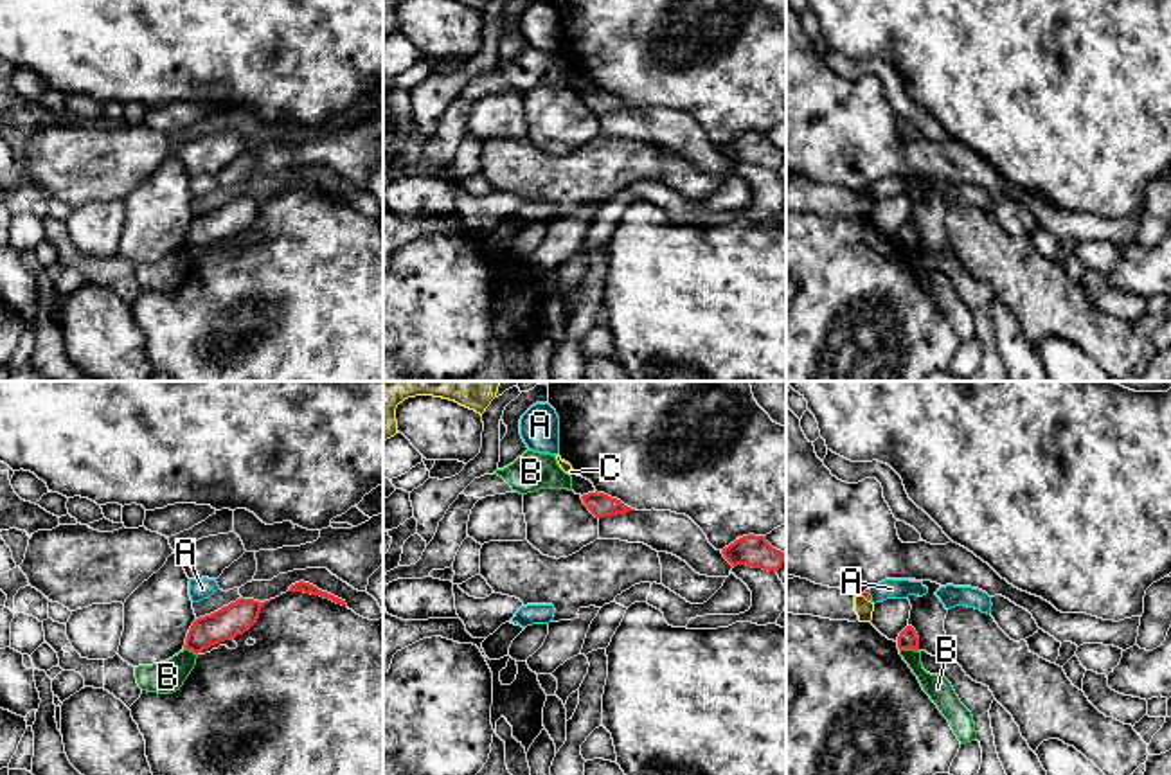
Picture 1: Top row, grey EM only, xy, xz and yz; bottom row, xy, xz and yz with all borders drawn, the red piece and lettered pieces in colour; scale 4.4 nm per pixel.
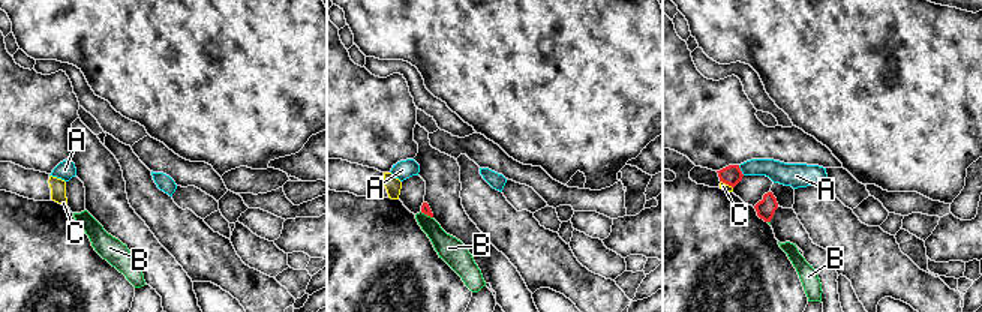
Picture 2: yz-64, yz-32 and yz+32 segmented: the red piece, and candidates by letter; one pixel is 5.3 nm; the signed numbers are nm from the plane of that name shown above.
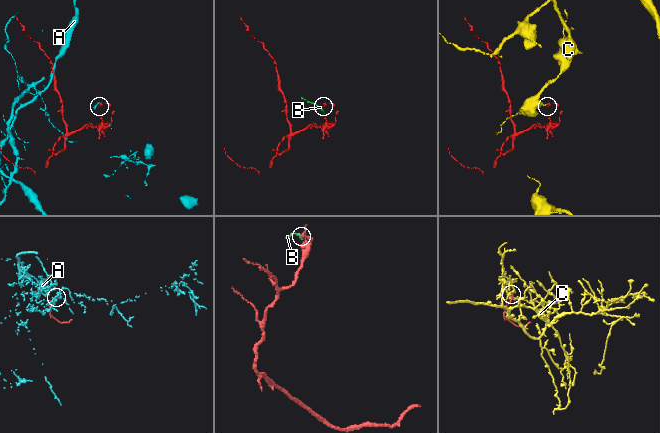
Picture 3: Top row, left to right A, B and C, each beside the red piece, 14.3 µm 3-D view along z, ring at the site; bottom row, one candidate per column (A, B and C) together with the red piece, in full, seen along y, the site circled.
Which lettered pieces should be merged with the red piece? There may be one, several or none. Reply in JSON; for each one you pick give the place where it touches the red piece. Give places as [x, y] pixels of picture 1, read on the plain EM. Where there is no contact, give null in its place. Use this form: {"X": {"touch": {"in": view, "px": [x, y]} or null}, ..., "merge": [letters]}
{"merge": []}

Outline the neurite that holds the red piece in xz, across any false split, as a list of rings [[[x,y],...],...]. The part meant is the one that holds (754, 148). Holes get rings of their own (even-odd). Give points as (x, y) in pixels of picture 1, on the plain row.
[[[743,133],[721,147],[723,155],[732,162],[746,162],[768,169],[779,169],[784,149],[773,146],[766,133]]]

